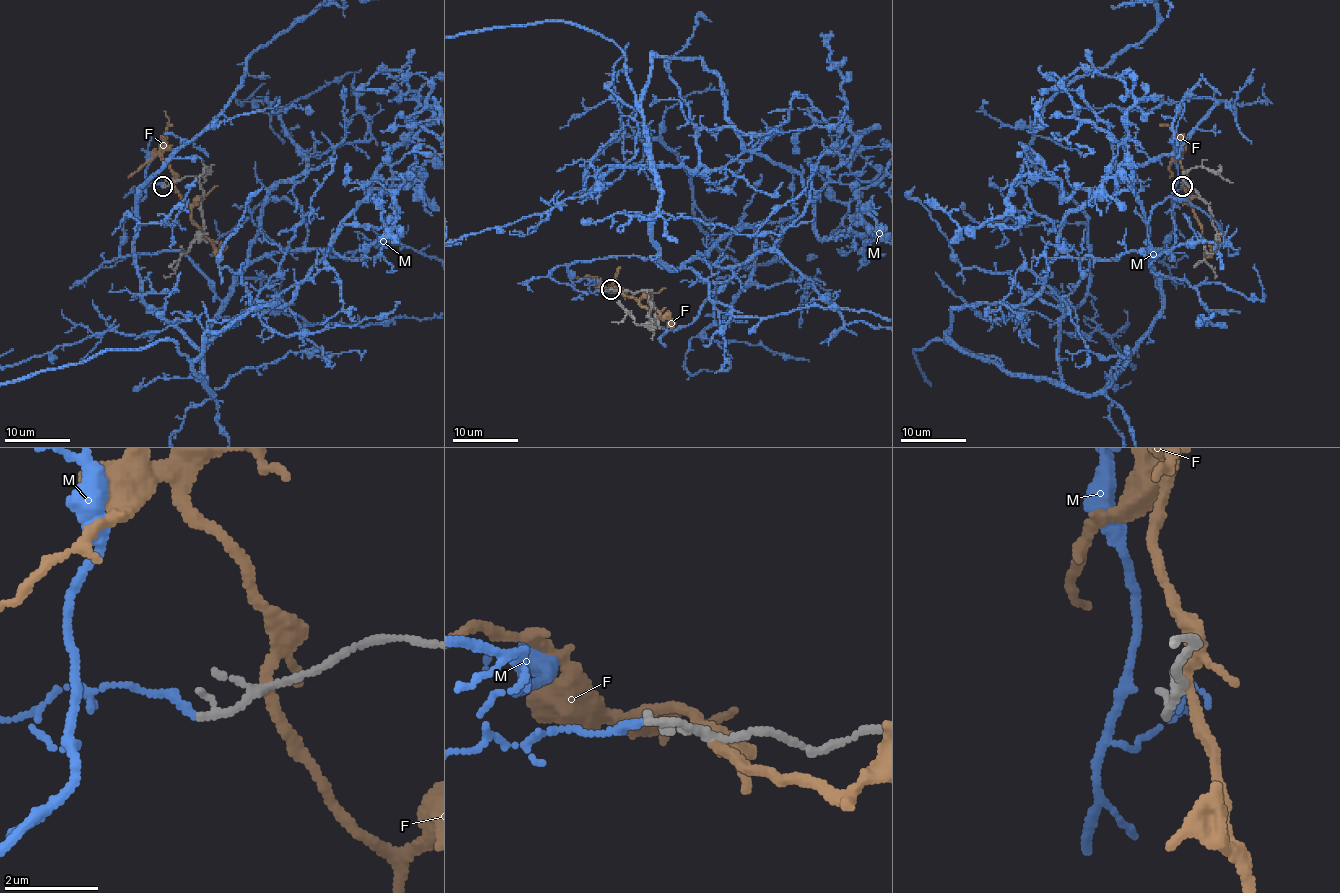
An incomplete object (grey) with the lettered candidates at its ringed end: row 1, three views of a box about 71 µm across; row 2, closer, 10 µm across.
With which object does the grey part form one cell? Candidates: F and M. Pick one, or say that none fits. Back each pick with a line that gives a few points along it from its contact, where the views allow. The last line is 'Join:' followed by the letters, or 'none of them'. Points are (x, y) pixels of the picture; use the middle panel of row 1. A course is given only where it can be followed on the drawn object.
M: course (610, 289), (568, 267), (669, 270), (612, 41), (483, 28)
Join: M

